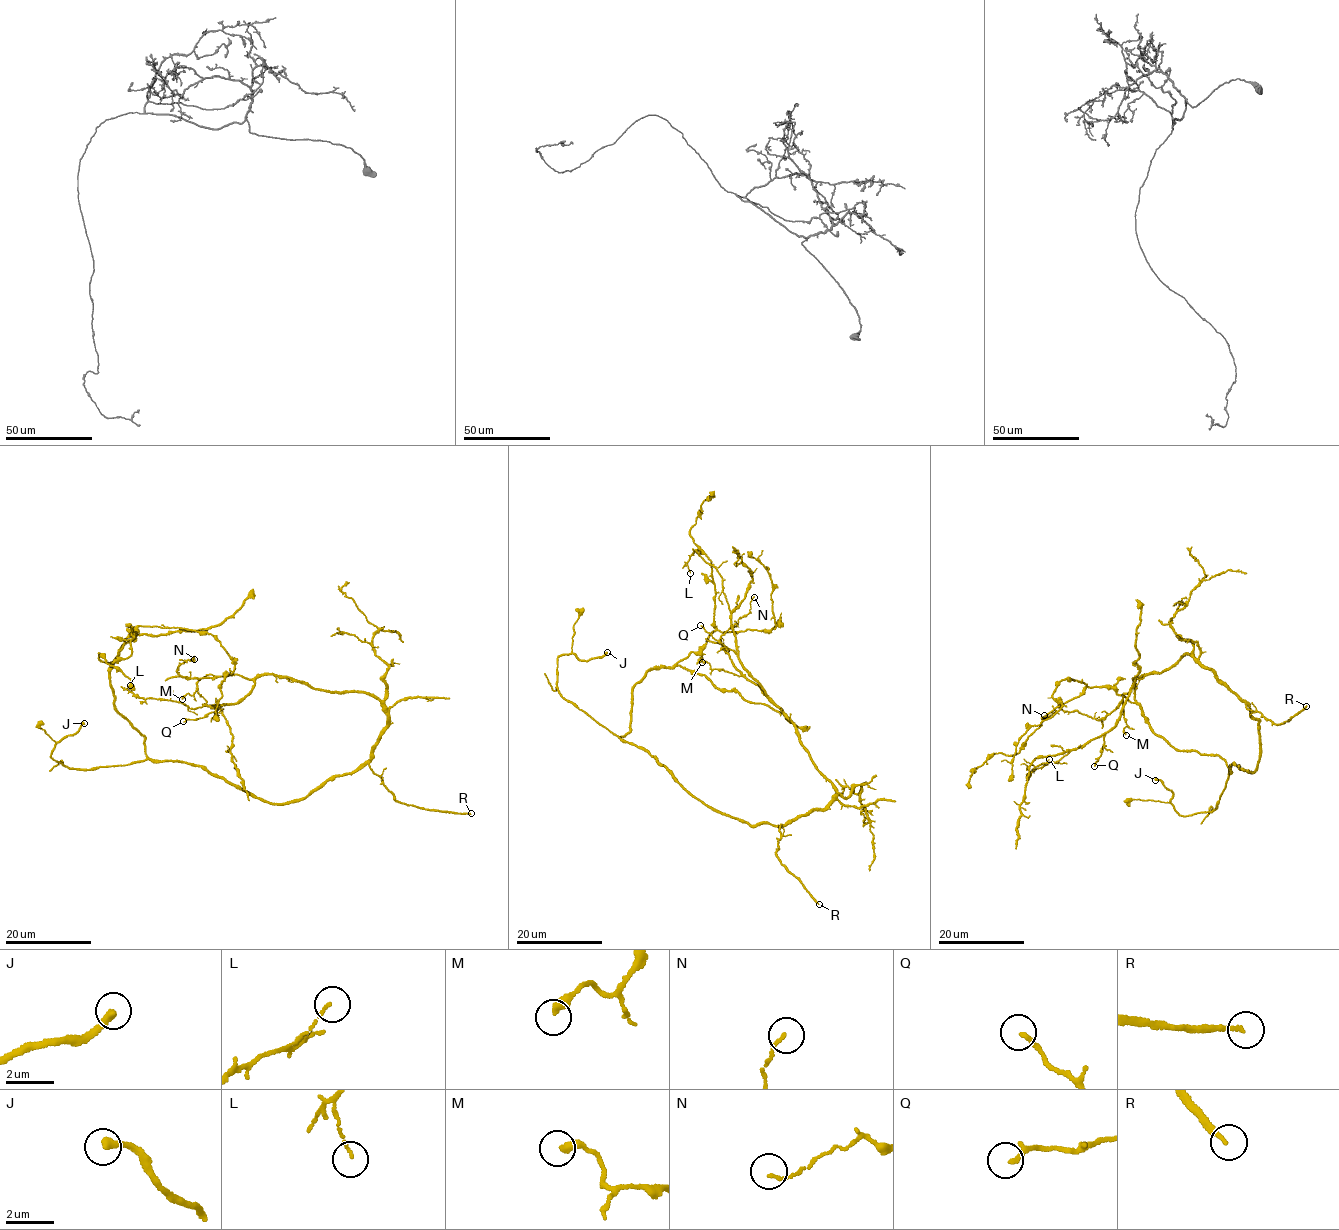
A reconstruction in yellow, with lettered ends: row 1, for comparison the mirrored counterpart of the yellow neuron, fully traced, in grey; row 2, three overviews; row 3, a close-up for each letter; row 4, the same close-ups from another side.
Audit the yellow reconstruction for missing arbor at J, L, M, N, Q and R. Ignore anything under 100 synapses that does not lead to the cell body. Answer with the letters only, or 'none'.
J, R

